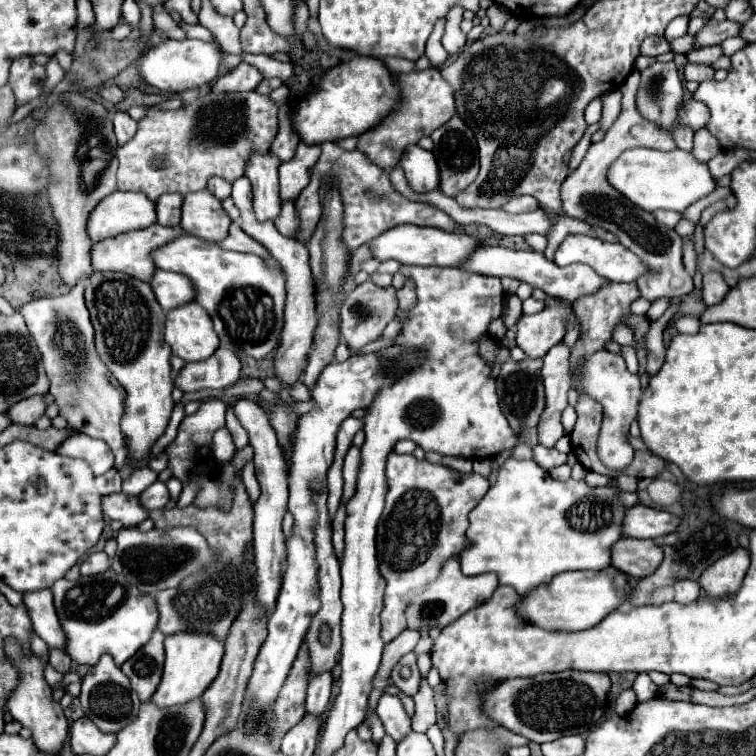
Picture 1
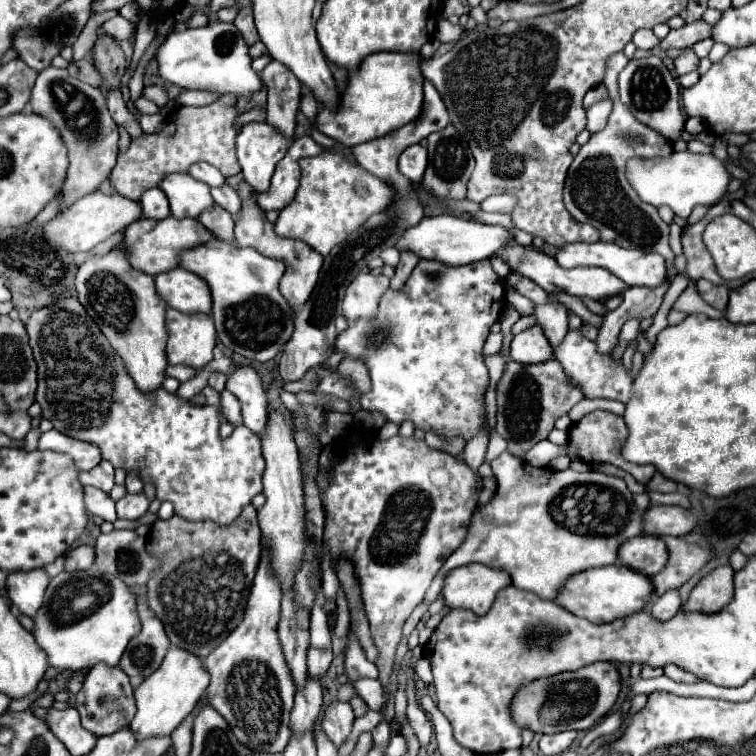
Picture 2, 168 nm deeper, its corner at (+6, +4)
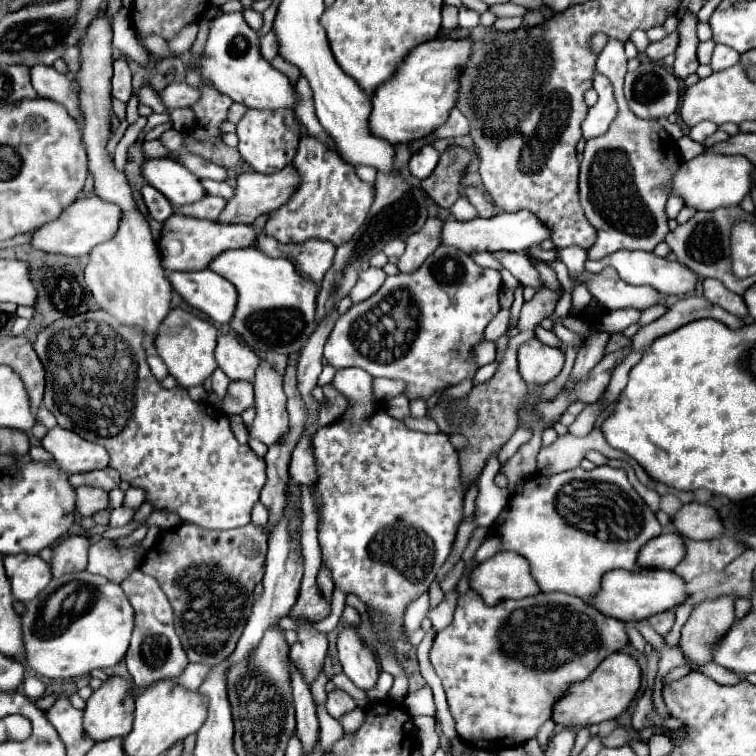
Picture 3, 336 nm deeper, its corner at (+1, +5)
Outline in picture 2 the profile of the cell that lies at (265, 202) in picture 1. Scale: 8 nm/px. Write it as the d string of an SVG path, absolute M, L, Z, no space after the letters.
M266 121L242 125L236 137L236 153L244 181L256 191L266 191L276 163L284 159L290 145L292 139L270 127Z

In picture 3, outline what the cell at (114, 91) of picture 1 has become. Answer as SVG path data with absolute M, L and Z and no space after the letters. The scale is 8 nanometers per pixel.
M71 46L71 50L67 50L67 54L63 56L63 60L67 62L69 72L75 74L79 70L79 66L81 66L81 52L79 52L79 48L77 46Z

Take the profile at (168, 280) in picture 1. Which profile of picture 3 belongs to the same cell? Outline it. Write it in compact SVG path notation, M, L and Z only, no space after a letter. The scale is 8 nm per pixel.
M205 268L199 272L171 272L173 290L193 308L205 312L211 320L227 324L235 312L235 286L223 276Z

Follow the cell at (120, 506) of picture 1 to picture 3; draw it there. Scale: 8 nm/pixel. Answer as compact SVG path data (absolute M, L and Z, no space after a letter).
M79 486L75 488L77 494L77 510L81 516L93 516L101 510L109 510L109 494L101 488L93 486Z

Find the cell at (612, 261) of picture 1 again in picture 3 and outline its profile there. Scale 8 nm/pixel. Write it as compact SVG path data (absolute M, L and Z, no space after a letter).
M617 250L601 260L587 260L585 262L585 270L589 272L597 272L603 270L605 266L613 266L619 272L619 278L629 282L629 284L647 284L653 286L657 292L665 294L685 294L691 292L695 288L697 282L697 274L691 274L691 270L687 270L687 266L679 264L677 260L671 258L661 258L653 252L641 252L641 250Z

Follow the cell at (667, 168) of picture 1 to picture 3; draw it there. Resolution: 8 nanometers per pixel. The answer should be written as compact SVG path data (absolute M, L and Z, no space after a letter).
M705 152L693 160L681 162L679 170L673 174L673 180L667 188L671 190L673 196L681 198L683 204L693 210L715 210L719 206L737 206L753 188L751 170L753 164L743 156Z

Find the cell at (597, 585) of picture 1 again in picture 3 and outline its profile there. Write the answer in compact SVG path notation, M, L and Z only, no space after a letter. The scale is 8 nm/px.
M635 568L635 570L611 570L603 576L599 592L589 600L589 604L603 612L605 616L611 616L621 622L639 622L643 618L649 618L653 614L659 614L667 608L675 608L685 600L685 582L675 576L675 572L665 570L647 570L647 568Z

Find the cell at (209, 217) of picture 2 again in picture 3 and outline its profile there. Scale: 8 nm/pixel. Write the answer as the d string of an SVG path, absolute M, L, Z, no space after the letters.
M205 196L203 200L199 202L193 202L191 206L183 206L183 208L177 208L175 212L181 212L181 214L187 214L187 216L195 216L195 218L207 218L211 222L217 222L219 214L223 212L227 200L225 198L219 198L219 196Z

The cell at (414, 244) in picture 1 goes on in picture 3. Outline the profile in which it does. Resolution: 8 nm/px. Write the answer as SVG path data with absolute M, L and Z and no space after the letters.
M521 210L519 214L497 214L493 218L473 218L467 222L461 220L445 220L441 228L441 244L453 246L465 254L475 252L525 252L529 246L541 244L545 238L549 238L549 230L543 226L543 222L535 220L535 216L527 210Z

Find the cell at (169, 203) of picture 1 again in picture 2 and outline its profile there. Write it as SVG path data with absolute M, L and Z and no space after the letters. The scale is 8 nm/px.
M156 187L146 191L140 199L140 205L142 205L142 213L144 217L148 219L166 219L170 215L170 205L168 205L168 199L162 191L158 191Z

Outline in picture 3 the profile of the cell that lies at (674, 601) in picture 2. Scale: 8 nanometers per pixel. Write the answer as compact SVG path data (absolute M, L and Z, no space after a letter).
M665 610L665 612L659 612L655 616L649 618L649 624L655 628L655 632L659 632L661 636L667 634L671 628L673 628L673 622L675 622L675 610Z

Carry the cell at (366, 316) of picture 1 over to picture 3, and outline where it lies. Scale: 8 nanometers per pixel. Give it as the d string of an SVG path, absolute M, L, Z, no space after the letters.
M367 268L367 270L359 272L357 284L355 284L355 288L351 290L351 294L349 294L351 302L357 304L357 302L363 302L363 300L371 298L371 296L383 286L385 278L387 278L387 276L385 276L385 272L383 272L381 268Z

